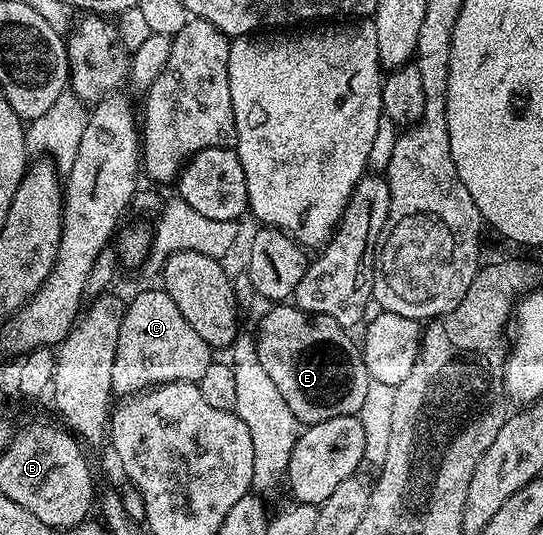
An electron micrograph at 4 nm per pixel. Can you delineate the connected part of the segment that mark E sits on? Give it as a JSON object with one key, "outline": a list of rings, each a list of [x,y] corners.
{"outline":[[[295,305],[273,307],[276,307],[273,311],[265,313],[260,323],[260,332],[255,332],[254,342],[258,361],[262,361],[262,369],[266,369],[270,381],[274,381],[278,393],[282,393],[282,401],[290,405],[290,413],[294,413],[301,425],[330,421],[330,417],[359,415],[370,382],[361,344],[357,340],[355,343],[348,336],[351,334],[346,328],[338,325],[338,321],[328,315],[311,315],[309,311],[302,311]]]}

